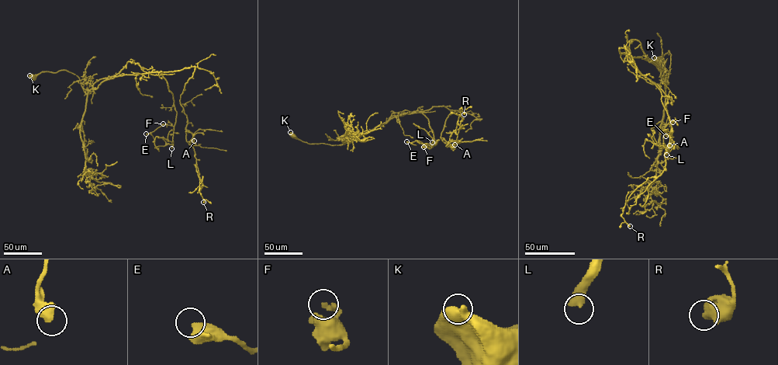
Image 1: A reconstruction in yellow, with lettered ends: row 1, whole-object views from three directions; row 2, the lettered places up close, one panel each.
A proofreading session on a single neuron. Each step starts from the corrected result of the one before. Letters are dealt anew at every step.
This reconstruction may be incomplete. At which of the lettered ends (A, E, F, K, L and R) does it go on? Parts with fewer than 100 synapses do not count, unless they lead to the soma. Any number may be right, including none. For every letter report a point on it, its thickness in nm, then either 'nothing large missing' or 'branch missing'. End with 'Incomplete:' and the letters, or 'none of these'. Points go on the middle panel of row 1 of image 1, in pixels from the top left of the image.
A: place (454, 144); calibre 480 nm; nothing large missing
E: place (406, 141); calibre 600 nm; nothing large missing
F: place (423, 147); calibre 240 nm; nothing large missing
K: place (290, 132); calibre 600 nm; nothing large missing
L: place (432, 142); calibre 400 nm; branch missing
R: place (464, 114); calibre 600 nm; nothing large missing
Incomplete: L

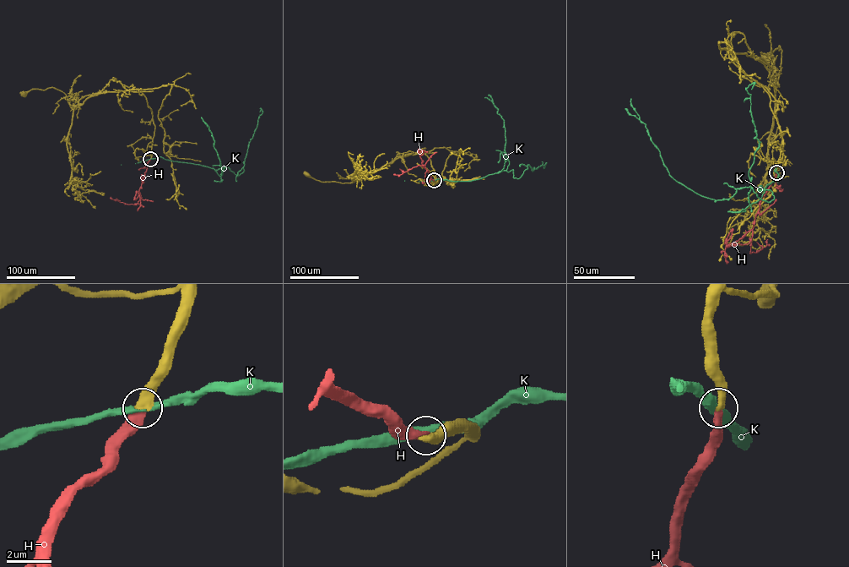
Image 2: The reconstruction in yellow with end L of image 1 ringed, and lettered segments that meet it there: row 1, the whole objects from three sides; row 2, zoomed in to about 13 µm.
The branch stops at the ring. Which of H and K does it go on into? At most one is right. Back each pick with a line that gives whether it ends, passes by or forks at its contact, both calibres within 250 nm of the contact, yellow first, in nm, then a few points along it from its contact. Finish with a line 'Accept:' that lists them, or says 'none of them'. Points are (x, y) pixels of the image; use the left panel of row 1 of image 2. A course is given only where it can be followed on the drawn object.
H: it ends | 440/440 nm | via (150, 159), (138, 195), (135, 199), (134, 197), (137, 192), (140, 203), (137, 210)
Accept: H

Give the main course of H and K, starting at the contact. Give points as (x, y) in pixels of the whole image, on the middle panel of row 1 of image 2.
H: (434, 180), (422, 166), (418, 151), (420, 155), (424, 150), (420, 152)
K: (434, 180), (472, 181), (513, 169), (513, 177), (518, 178), (528, 164), (532, 171), (543, 166)

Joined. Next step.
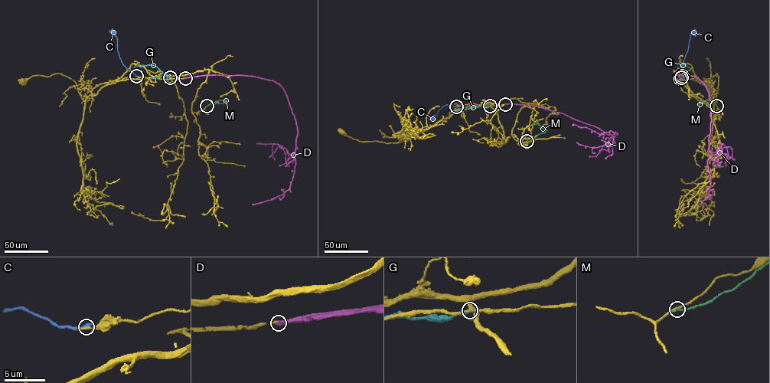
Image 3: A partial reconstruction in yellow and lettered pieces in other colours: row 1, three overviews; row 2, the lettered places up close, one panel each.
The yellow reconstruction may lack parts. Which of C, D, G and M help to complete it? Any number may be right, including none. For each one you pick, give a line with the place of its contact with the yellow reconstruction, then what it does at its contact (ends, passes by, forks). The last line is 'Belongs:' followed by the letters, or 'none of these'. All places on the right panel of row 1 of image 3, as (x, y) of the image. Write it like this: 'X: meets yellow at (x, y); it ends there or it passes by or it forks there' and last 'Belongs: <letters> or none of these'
Belongs: none of these

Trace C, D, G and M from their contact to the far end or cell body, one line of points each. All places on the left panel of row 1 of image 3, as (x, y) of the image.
C: (136, 76), (121, 61), (117, 37), (110, 31)
D: (185, 78), (253, 76), (274, 80), (285, 92), (298, 132), (293, 178), (290, 187), (282, 194), (252, 205)
G: (170, 77), (153, 65), (134, 67)
M: (207, 106), (219, 100), (226, 100), (213, 105)

